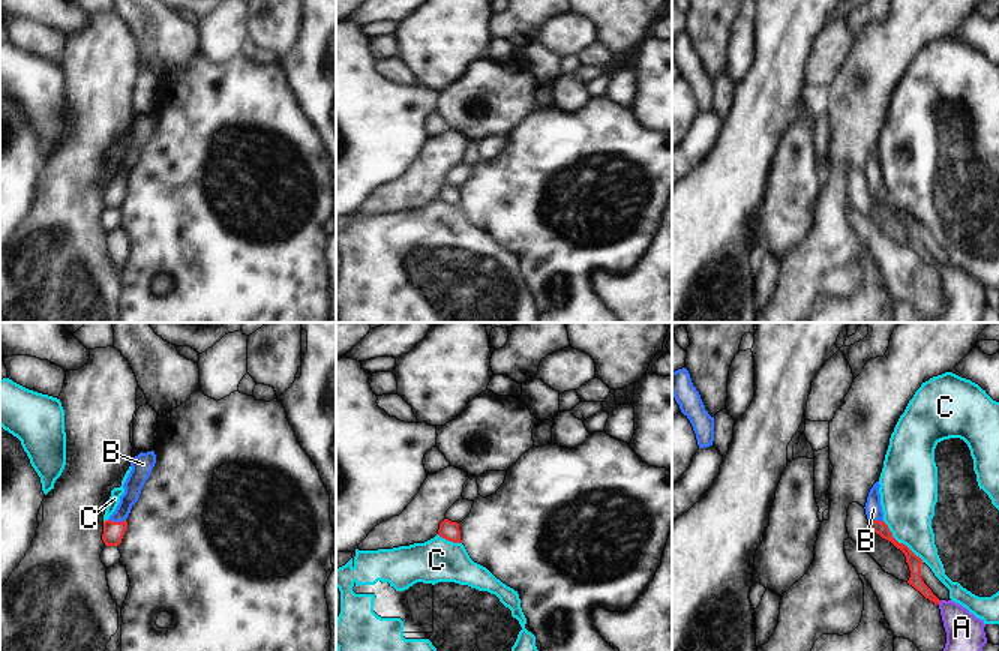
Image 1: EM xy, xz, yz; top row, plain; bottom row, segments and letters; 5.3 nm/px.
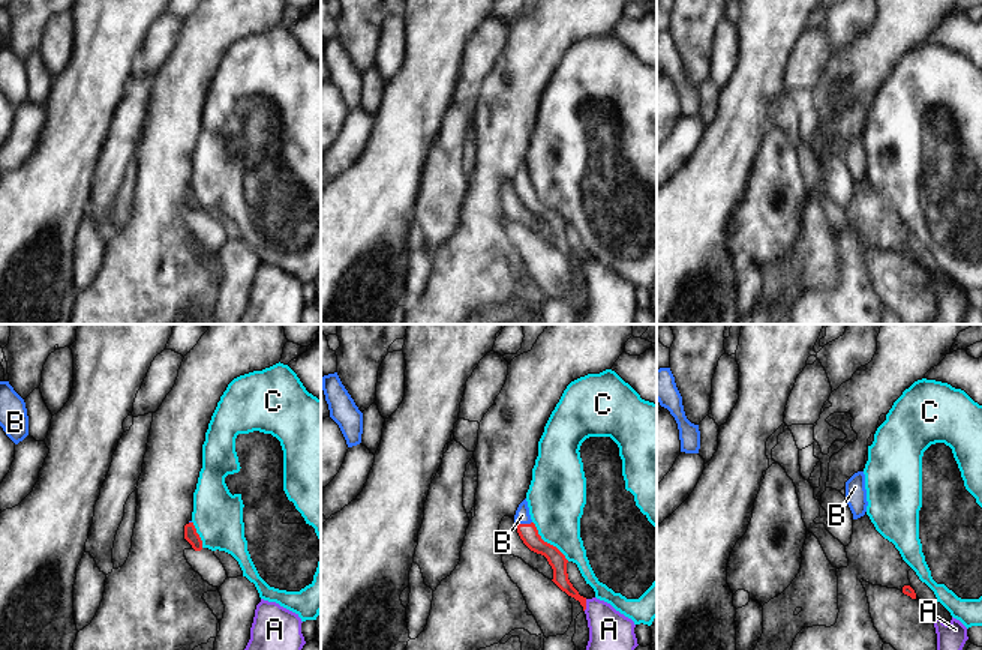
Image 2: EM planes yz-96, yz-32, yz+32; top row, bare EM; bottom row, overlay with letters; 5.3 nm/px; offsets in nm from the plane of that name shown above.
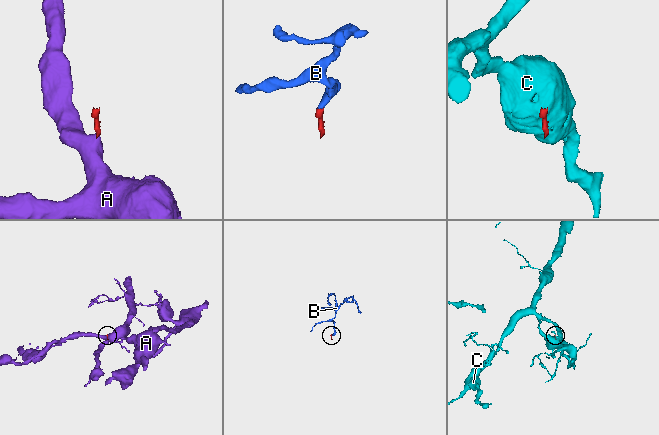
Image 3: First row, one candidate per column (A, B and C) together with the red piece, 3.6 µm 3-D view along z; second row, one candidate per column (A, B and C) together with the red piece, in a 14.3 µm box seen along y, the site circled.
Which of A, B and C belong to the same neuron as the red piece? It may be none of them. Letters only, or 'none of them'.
A, B

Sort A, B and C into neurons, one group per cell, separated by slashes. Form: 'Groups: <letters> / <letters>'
Groups: A B / C

